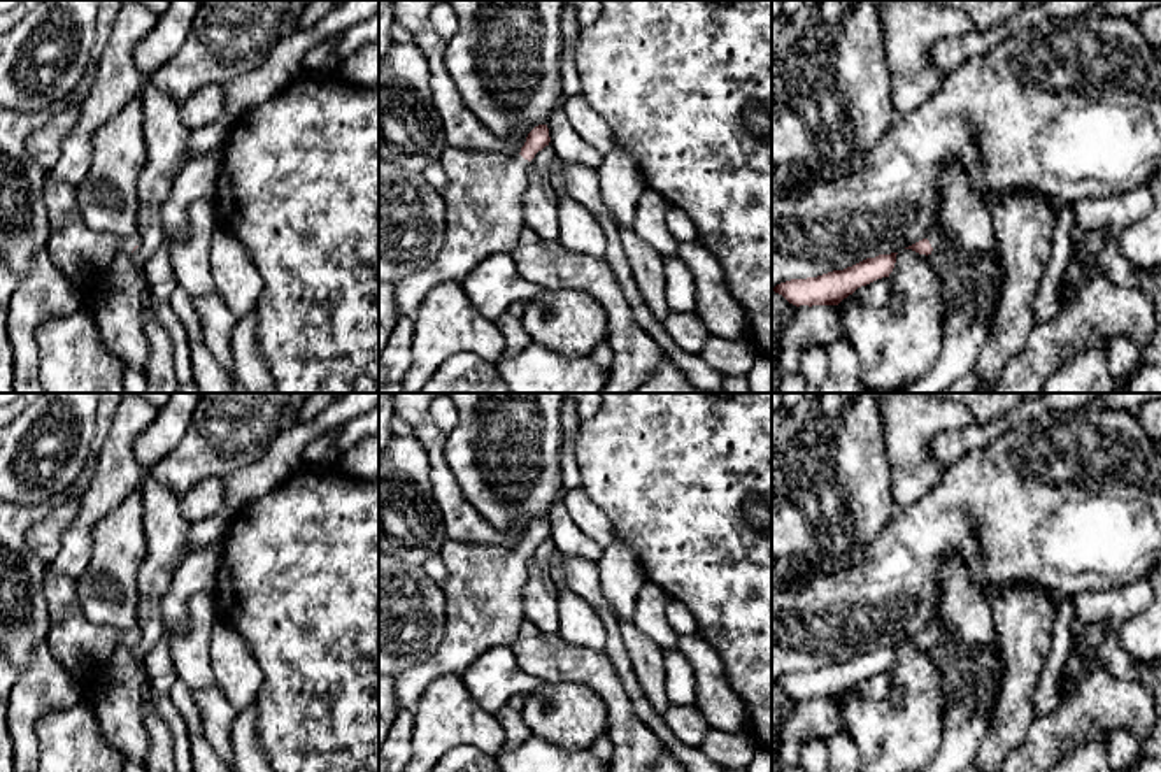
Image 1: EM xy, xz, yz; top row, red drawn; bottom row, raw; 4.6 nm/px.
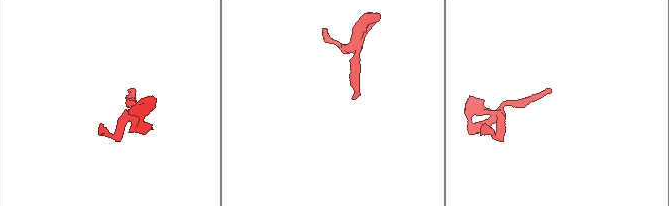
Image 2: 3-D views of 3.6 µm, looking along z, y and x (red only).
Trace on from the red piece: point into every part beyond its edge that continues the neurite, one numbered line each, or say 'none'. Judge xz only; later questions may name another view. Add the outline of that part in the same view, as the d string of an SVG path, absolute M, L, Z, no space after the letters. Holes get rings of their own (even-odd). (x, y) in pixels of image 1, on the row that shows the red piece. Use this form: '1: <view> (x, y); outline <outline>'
1: xz (483, 197); outline M445 147L445 232L438 256L396 284L398 318L414 318L426 293L444 281L463 282L489 254L512 253L526 226L523 197L530 161L488 151Z

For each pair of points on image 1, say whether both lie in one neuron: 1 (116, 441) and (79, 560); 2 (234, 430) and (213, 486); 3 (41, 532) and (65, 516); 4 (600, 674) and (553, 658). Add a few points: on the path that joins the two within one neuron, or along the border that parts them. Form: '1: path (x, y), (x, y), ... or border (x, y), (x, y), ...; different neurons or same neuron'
1: path (116, 471), (114, 479), (95, 502), (81, 530); same neuron
2: border (220, 476), (200, 479), (183, 497); different neurons
3: path (46, 532), (60, 518); same neuron
4: path (588, 667), (565, 662); same neuron

